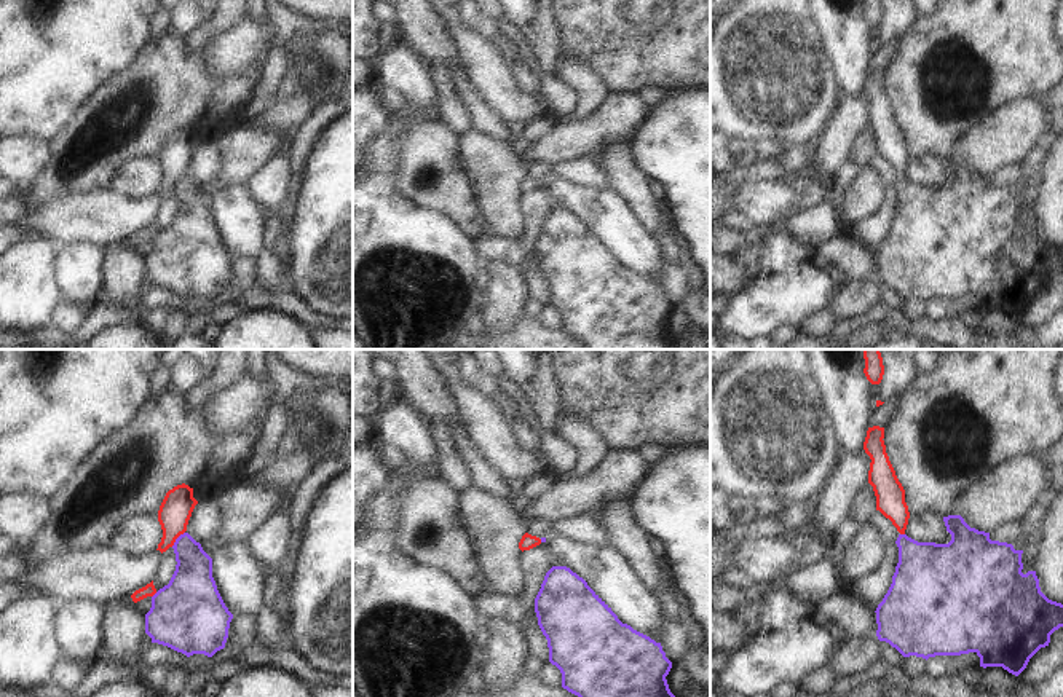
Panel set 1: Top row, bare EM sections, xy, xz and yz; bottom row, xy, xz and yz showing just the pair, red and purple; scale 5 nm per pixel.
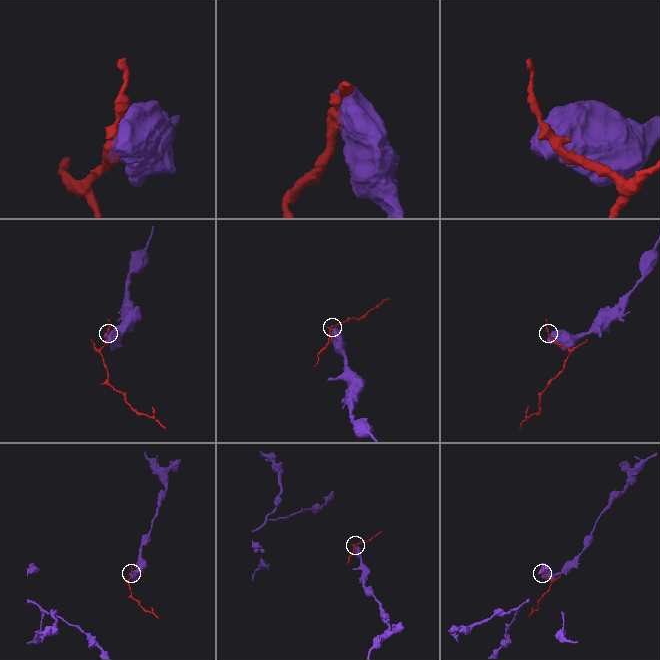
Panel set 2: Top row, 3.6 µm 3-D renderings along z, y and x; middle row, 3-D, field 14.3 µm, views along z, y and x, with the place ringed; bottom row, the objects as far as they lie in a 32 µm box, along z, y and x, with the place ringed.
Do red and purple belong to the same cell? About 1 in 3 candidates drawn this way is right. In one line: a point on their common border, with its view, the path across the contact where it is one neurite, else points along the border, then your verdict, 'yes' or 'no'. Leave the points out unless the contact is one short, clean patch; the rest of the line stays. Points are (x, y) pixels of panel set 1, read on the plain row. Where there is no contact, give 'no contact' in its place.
meets red in xy at (176, 181); no

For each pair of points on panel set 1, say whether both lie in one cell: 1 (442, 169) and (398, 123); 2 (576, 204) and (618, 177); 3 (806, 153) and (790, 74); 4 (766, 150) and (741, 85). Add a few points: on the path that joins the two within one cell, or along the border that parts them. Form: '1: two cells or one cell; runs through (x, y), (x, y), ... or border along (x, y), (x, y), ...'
1: two cells; border along (425, 117), (407, 128), (398, 153), (385, 163)
2: two cells; border along (612, 189), (623, 198), (636, 217)
3: two cells; border along (792, 145), (813, 147)
4: two cells; border along (730, 139), (752, 142), (776, 141), (782, 144)

